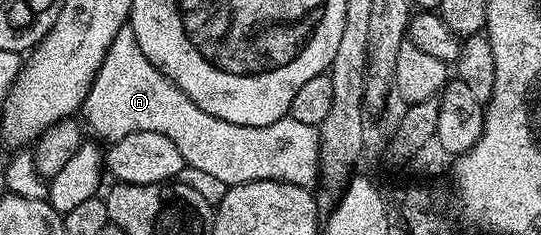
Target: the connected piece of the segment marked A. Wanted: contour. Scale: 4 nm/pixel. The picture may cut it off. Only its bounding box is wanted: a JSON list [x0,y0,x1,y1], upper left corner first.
[81,26,320,188]

